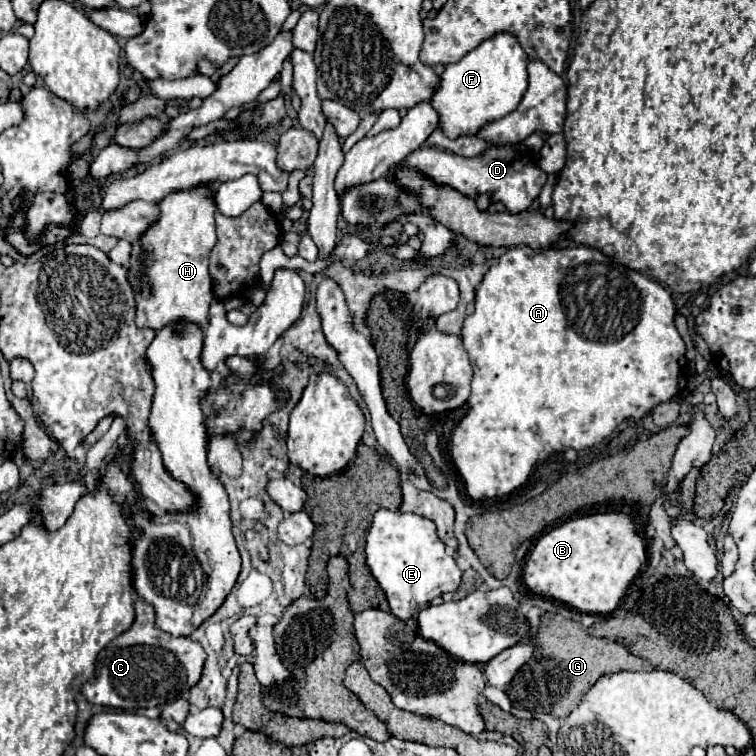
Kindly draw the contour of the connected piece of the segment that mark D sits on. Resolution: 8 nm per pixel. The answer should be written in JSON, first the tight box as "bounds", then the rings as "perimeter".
{"bounds":[402,59,566,213],"perimeter":[[[532,59],[528,63],[528,73],[530,73],[530,85],[520,101],[518,109],[508,113],[506,117],[488,123],[478,137],[486,139],[492,143],[490,149],[486,149],[478,157],[462,157],[456,153],[446,153],[436,147],[420,147],[412,151],[402,165],[404,167],[414,167],[420,169],[424,175],[434,179],[440,185],[450,185],[458,189],[460,193],[468,197],[476,197],[480,193],[490,191],[492,201],[502,201],[510,213],[520,213],[532,205],[532,201],[538,197],[540,189],[546,183],[546,173],[532,163],[530,157],[520,155],[516,151],[516,143],[532,135],[536,129],[560,129],[564,127],[564,117],[566,117],[566,83],[560,75],[552,73],[542,61]]]}

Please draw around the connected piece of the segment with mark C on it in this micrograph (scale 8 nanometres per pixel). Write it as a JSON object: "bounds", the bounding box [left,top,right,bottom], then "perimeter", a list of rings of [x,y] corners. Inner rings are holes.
{"bounds":[82,601,206,709],"perimeter":[[[136,601],[136,621],[134,625],[110,641],[98,655],[96,679],[90,679],[82,693],[94,705],[116,707],[116,709],[140,709],[164,705],[170,699],[180,697],[184,691],[192,689],[204,669],[206,651],[200,643],[190,637],[174,637],[154,623],[154,609],[146,601]],[[166,651],[166,657],[164,657]]]}

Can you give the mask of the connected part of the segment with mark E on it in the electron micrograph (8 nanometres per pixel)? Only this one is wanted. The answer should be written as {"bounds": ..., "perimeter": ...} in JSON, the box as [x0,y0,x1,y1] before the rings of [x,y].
{"bounds":[366,509,462,619],"perimeter":[[[390,509],[376,511],[366,537],[366,555],[372,575],[386,593],[390,613],[398,619],[410,619],[434,597],[440,597],[446,591],[456,591],[460,585],[462,571],[454,557],[444,551],[434,521],[416,513]]]}

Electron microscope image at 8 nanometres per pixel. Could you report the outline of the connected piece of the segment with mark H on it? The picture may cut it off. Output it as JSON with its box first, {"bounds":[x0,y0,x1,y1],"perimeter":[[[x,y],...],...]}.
{"bounds":[128,185,216,331],"perimeter":[[[200,185],[200,189],[186,189],[168,193],[164,201],[158,203],[160,217],[154,221],[142,235],[140,241],[132,243],[130,267],[128,267],[128,281],[136,295],[136,325],[150,327],[154,331],[162,329],[172,321],[192,321],[198,325],[208,323],[208,307],[214,299],[212,293],[212,279],[208,273],[208,255],[216,245],[216,223],[214,223],[214,187]]]}

